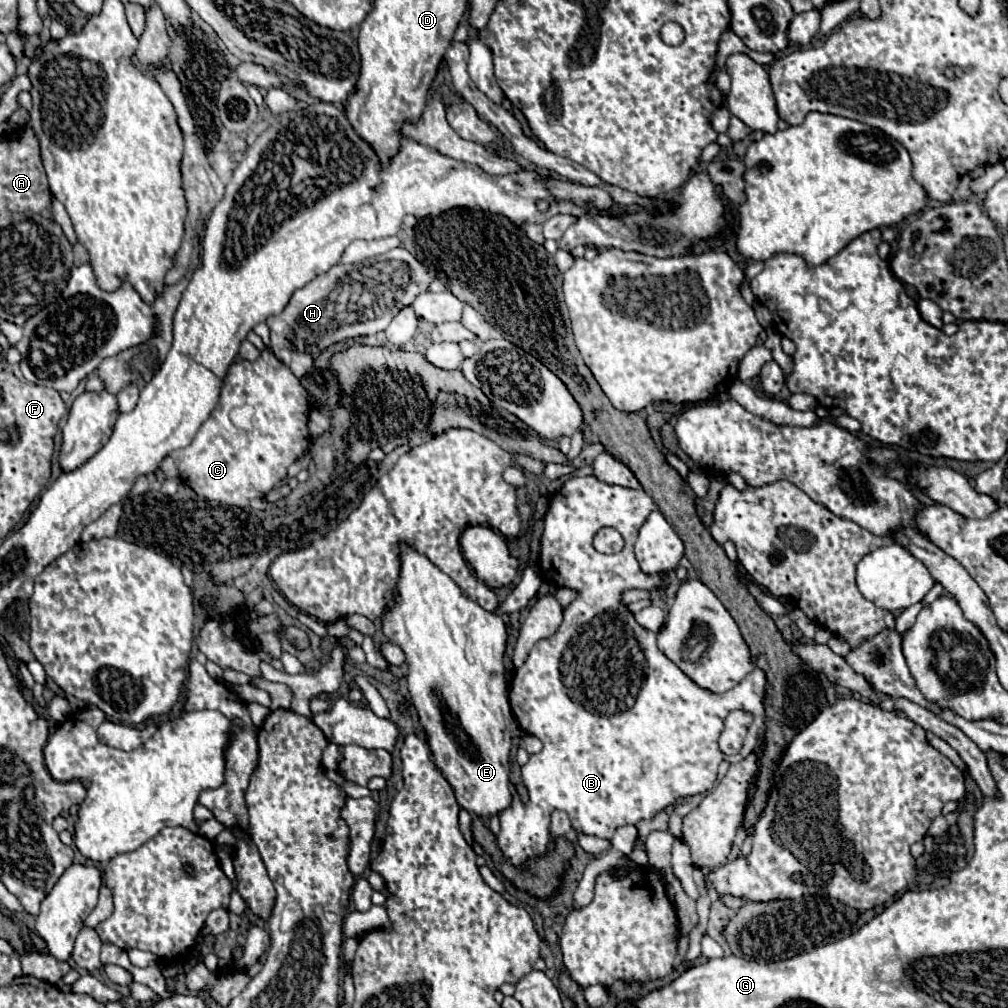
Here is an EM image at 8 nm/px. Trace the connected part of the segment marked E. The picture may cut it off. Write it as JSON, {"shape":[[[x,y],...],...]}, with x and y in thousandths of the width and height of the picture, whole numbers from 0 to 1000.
{"shape":[[[398,541],[398,570],[394,578],[394,598],[380,608],[380,628],[386,636],[402,646],[406,662],[406,688],[416,709],[420,725],[426,729],[426,743],[434,763],[447,777],[453,797],[467,809],[485,814],[507,799],[505,785],[505,747],[507,729],[515,723],[503,693],[501,674],[501,618],[493,608],[481,606],[473,598],[461,594],[457,584],[436,566],[422,551]]]}

